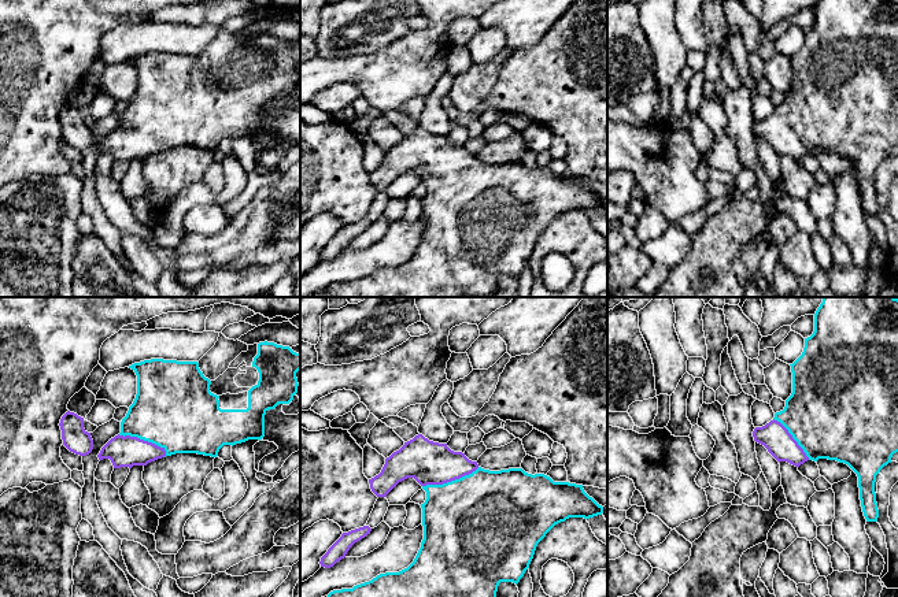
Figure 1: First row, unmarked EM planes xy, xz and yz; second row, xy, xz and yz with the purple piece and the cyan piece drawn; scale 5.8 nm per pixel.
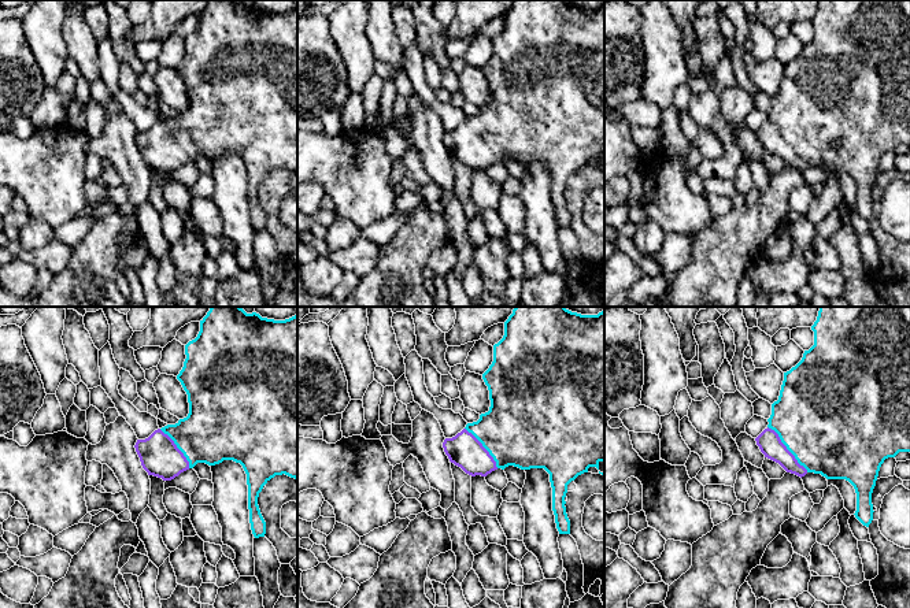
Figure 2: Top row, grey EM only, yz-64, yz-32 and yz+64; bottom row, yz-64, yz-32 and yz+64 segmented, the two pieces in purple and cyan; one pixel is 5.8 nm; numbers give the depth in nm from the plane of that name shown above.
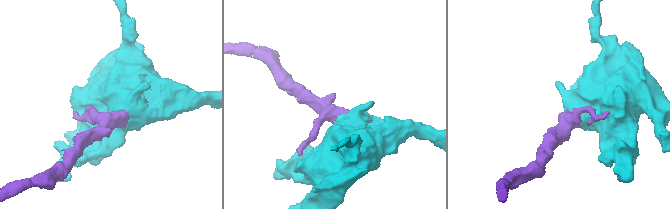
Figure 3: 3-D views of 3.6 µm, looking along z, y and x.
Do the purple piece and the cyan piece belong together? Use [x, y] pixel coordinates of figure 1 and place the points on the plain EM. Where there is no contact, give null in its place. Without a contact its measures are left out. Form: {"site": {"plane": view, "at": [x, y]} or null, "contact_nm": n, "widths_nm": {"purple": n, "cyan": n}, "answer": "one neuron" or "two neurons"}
{"site": {"plane": "xz", "at": [450, 174]}, "contact_nm": 360, "widths_nm": {"purple": 260, "cyan": 500}, "answer": "one neuron"}

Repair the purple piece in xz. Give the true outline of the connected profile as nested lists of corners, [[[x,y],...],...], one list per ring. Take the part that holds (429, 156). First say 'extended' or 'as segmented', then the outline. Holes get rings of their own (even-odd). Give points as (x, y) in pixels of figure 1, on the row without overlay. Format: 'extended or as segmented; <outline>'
extended; [[[422,127],[387,151],[381,166],[369,177],[377,190],[385,190],[407,171],[414,171],[426,185],[426,193],[421,197],[424,233],[414,255],[399,266],[380,267],[352,282],[333,283],[328,288],[329,297],[489,297],[496,292],[500,275],[520,275],[537,237],[555,218],[569,211],[590,212],[603,207],[603,200],[584,185],[583,178],[554,175],[544,167],[532,168],[522,162],[484,163],[465,147],[429,134]]]

